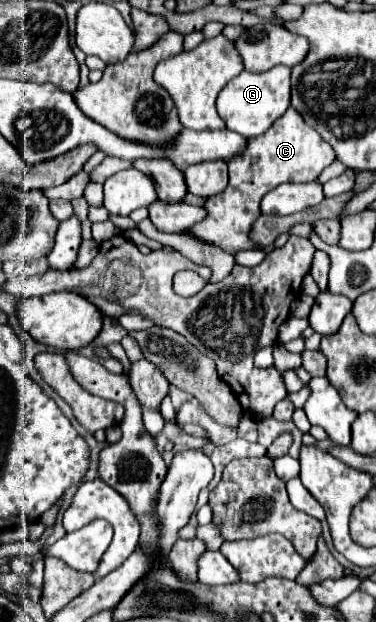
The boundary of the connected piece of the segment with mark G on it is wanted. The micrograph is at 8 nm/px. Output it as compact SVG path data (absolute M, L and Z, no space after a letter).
M274 66L272 70L260 74L244 70L240 76L232 78L218 94L216 108L228 130L238 132L244 138L264 134L274 124L274 120L290 108L290 68Z

